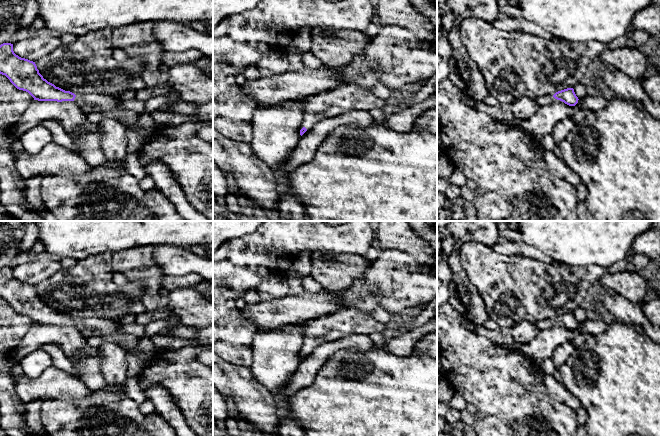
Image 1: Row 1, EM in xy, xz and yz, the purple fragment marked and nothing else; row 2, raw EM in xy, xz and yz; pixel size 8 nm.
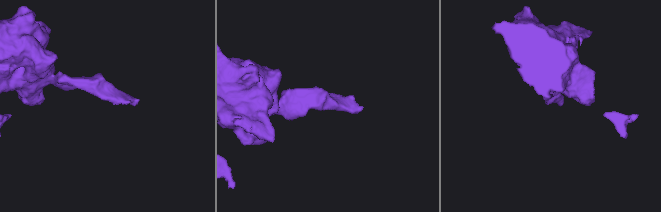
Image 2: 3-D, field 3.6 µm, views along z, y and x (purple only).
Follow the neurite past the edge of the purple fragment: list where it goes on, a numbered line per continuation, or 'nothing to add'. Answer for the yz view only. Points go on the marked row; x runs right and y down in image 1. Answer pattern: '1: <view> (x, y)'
1: yz (548, 99)

